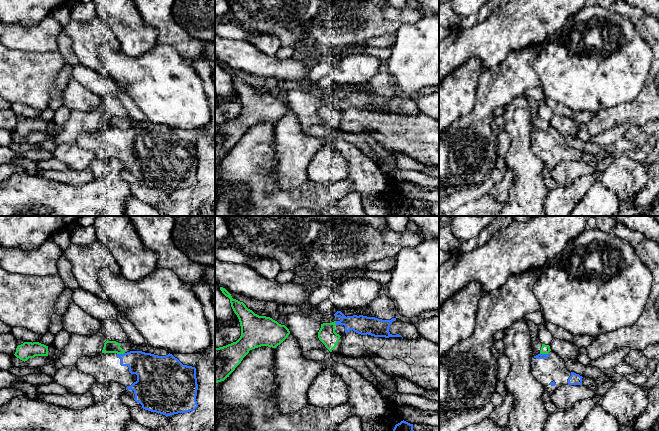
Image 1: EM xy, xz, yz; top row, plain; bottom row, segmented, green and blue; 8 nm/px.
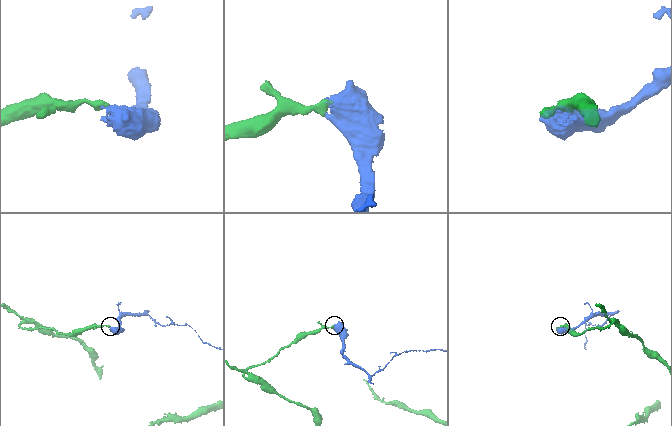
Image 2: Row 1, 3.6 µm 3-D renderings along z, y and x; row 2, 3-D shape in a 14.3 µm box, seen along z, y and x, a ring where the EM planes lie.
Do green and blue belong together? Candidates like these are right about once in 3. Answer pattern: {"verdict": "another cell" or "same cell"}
{"verdict": "another cell"}

